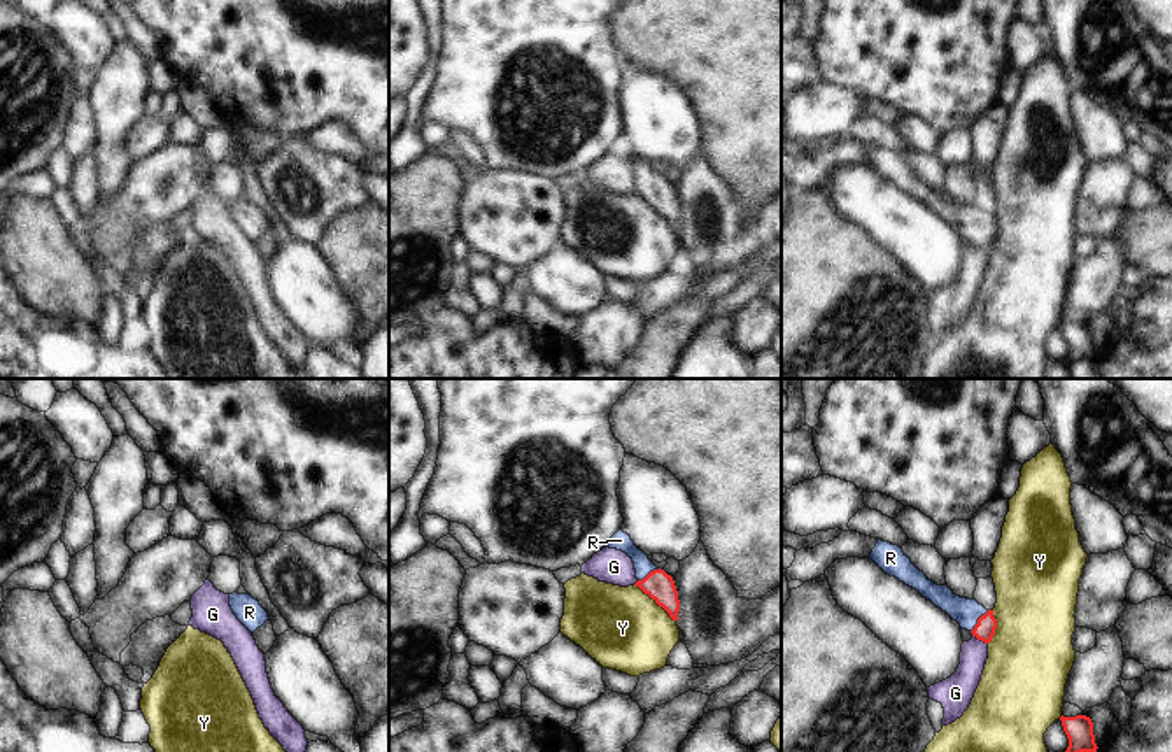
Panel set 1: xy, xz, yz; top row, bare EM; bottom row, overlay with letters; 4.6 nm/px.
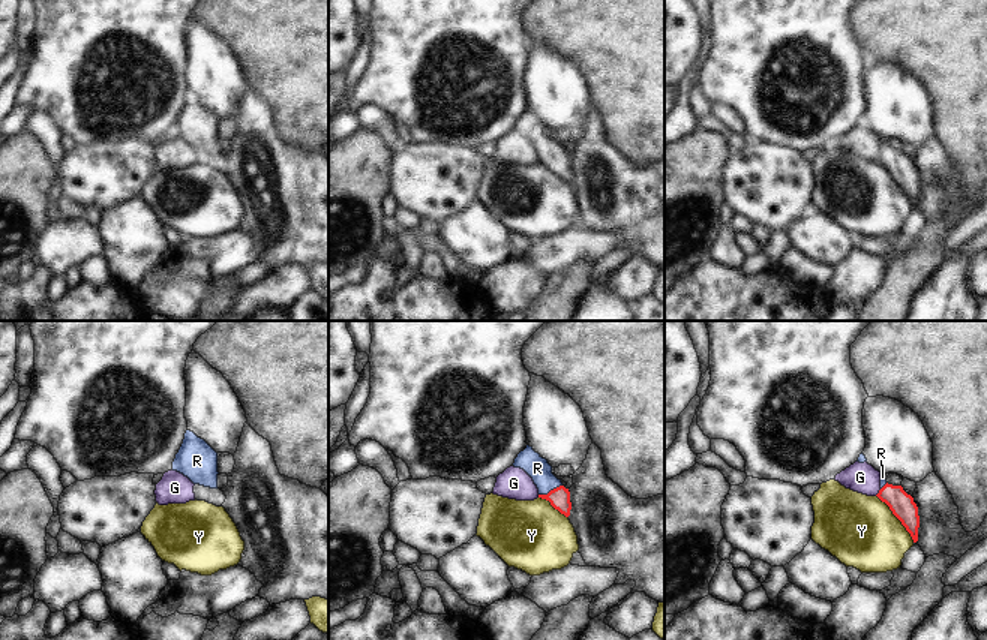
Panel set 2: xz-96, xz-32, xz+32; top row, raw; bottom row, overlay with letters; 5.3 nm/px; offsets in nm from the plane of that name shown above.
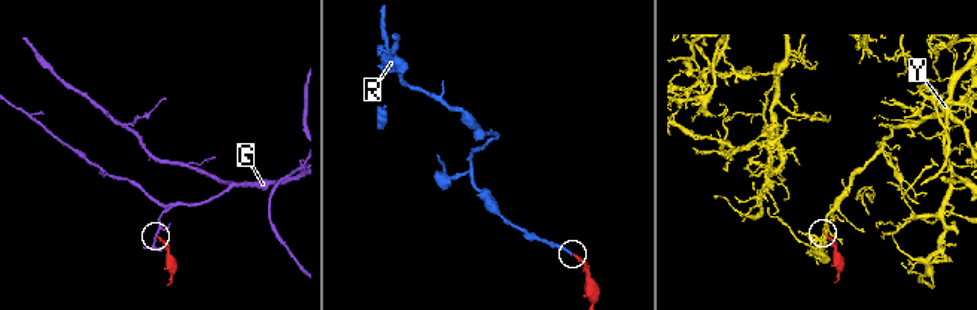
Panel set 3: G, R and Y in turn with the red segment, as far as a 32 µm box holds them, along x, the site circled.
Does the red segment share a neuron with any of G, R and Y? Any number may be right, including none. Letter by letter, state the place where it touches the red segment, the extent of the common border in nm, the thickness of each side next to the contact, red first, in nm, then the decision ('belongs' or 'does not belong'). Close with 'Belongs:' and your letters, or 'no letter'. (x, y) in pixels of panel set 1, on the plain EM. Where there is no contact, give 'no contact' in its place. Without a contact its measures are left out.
G: meets red in yz at (980, 246); contact 80 nm long; 90 nm thick on the red side, 140 nm on the other; does not belong
R: meets red in yz at (978, 228); contact 130 nm long; 90 nm thick on the red side, 120 nm on the other; belongs
Y: meets red in xz at (656, 209); contact 260 nm long; 140 nm thick on the red side, 380 nm on the other; does not belong
Belongs: R

